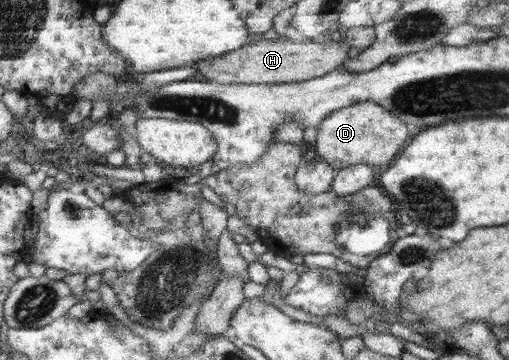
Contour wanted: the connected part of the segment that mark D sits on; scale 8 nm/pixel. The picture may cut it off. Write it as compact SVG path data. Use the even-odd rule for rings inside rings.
M361 102L343 108L327 116L317 128L316 153L318 158L331 163L337 171L355 164L392 164L401 155L405 142L409 140L409 124L395 117L393 111L373 103Z

